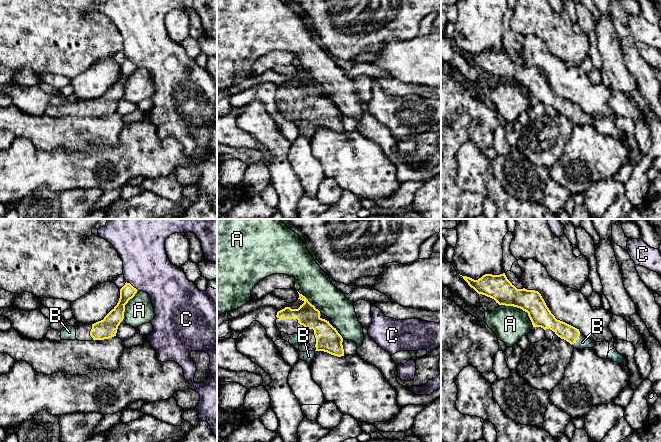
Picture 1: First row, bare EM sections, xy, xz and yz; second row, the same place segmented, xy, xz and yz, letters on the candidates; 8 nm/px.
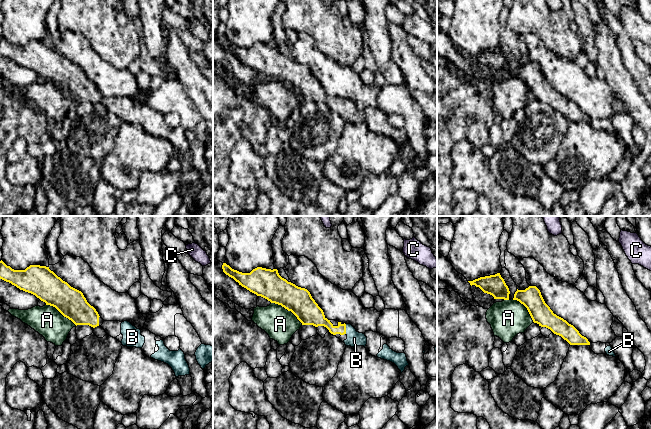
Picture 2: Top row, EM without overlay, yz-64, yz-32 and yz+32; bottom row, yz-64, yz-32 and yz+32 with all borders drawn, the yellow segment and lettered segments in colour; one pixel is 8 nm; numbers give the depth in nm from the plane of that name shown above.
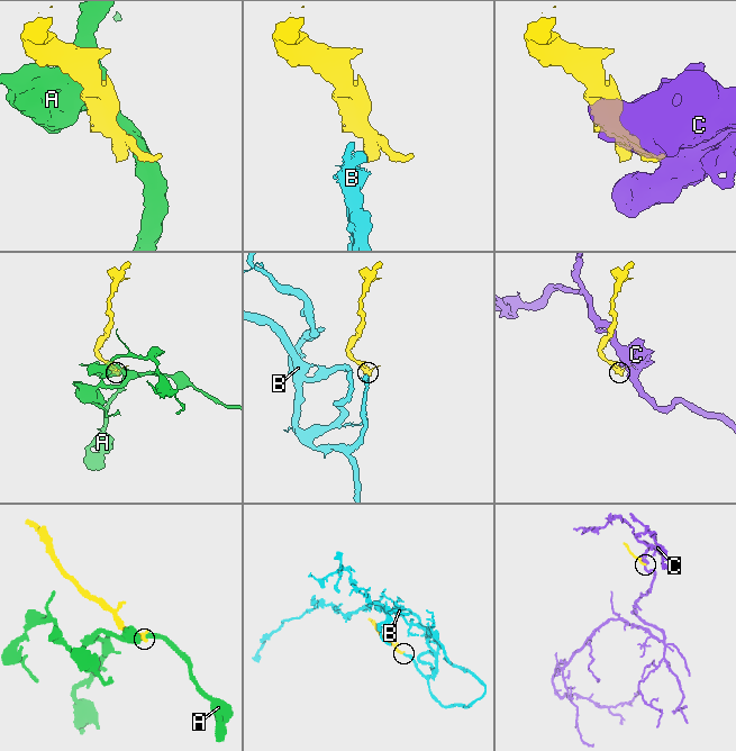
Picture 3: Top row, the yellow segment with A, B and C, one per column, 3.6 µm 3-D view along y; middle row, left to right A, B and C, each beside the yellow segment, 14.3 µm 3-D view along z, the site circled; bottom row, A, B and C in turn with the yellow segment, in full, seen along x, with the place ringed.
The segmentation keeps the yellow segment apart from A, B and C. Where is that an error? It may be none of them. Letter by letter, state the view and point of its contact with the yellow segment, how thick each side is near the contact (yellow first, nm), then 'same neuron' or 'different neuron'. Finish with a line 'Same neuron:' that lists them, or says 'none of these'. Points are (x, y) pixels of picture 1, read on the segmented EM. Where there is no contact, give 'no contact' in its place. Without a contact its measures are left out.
A: contact yz (520, 308); calibres 200 and 280 nm; different neuron
B: contact yz (577, 338); calibres 130 and 100 nm; same neuron
C: contact xy (131, 285); calibres 120 and 380 nm; different neuron
Same neuron: B

